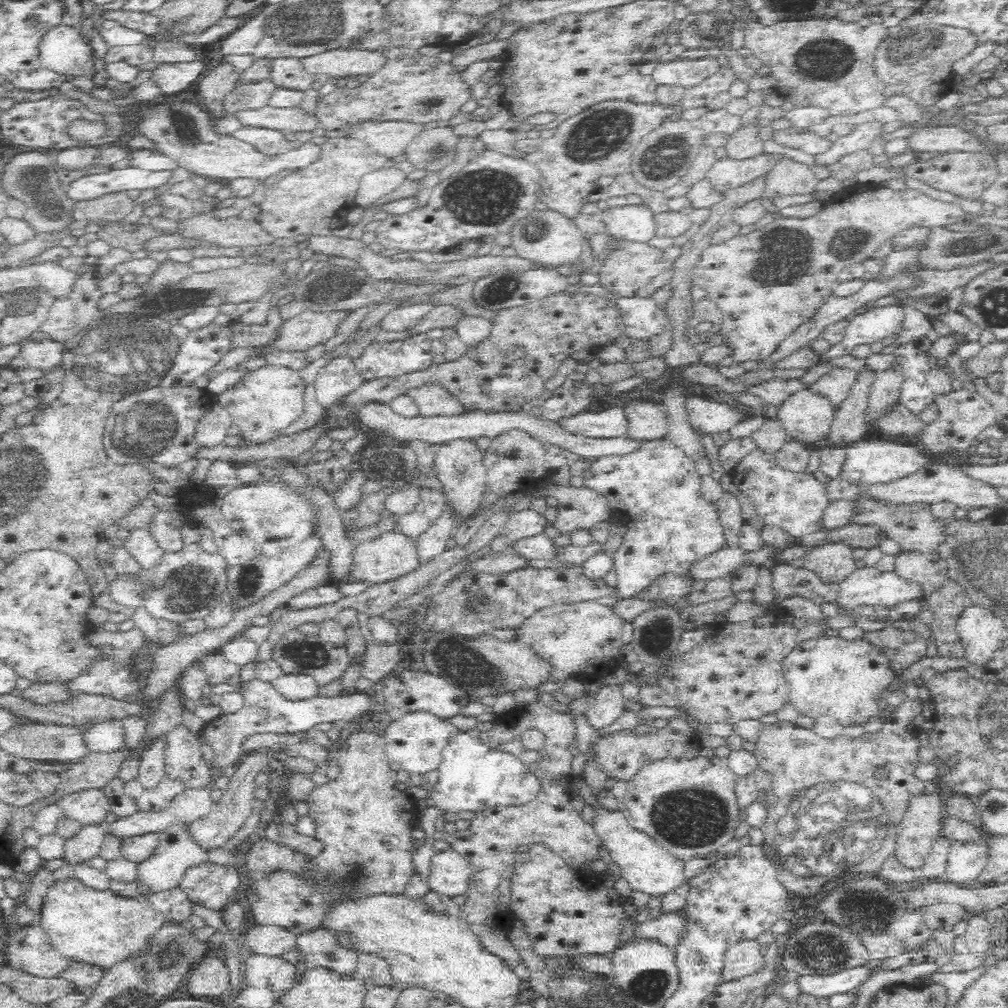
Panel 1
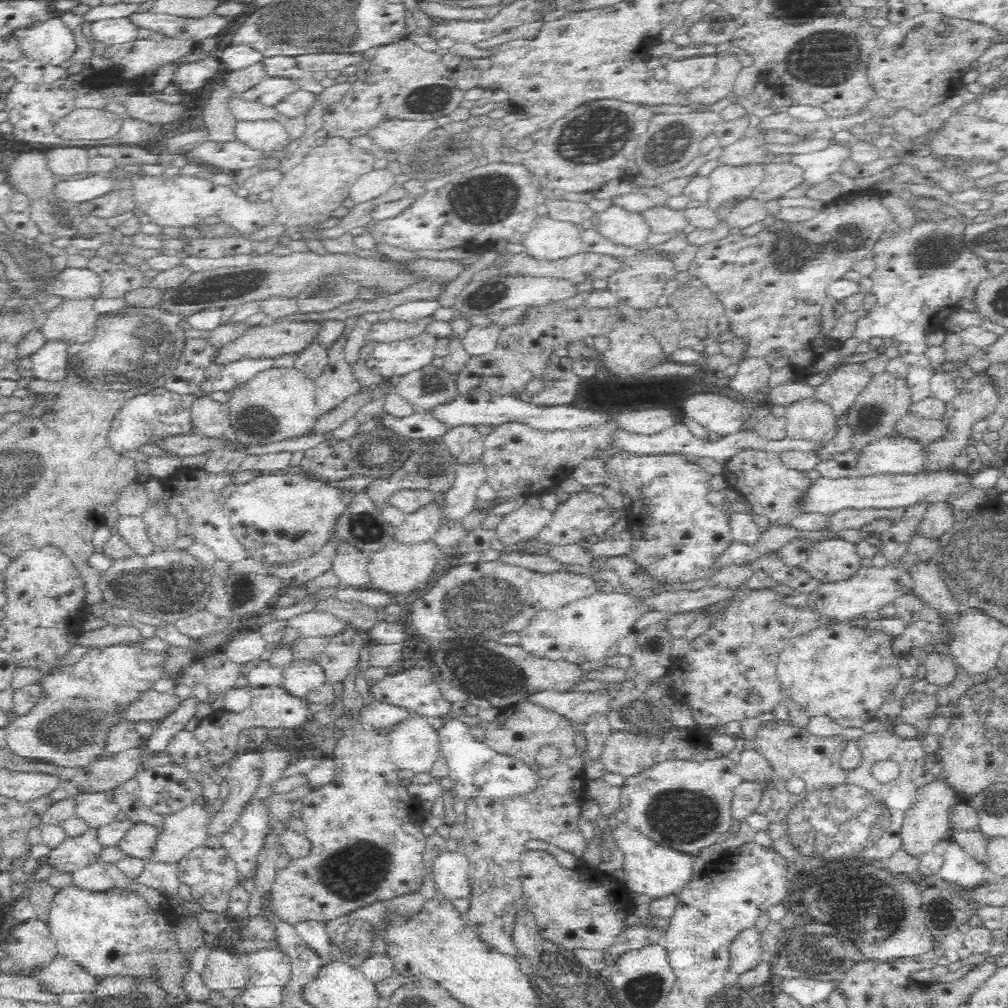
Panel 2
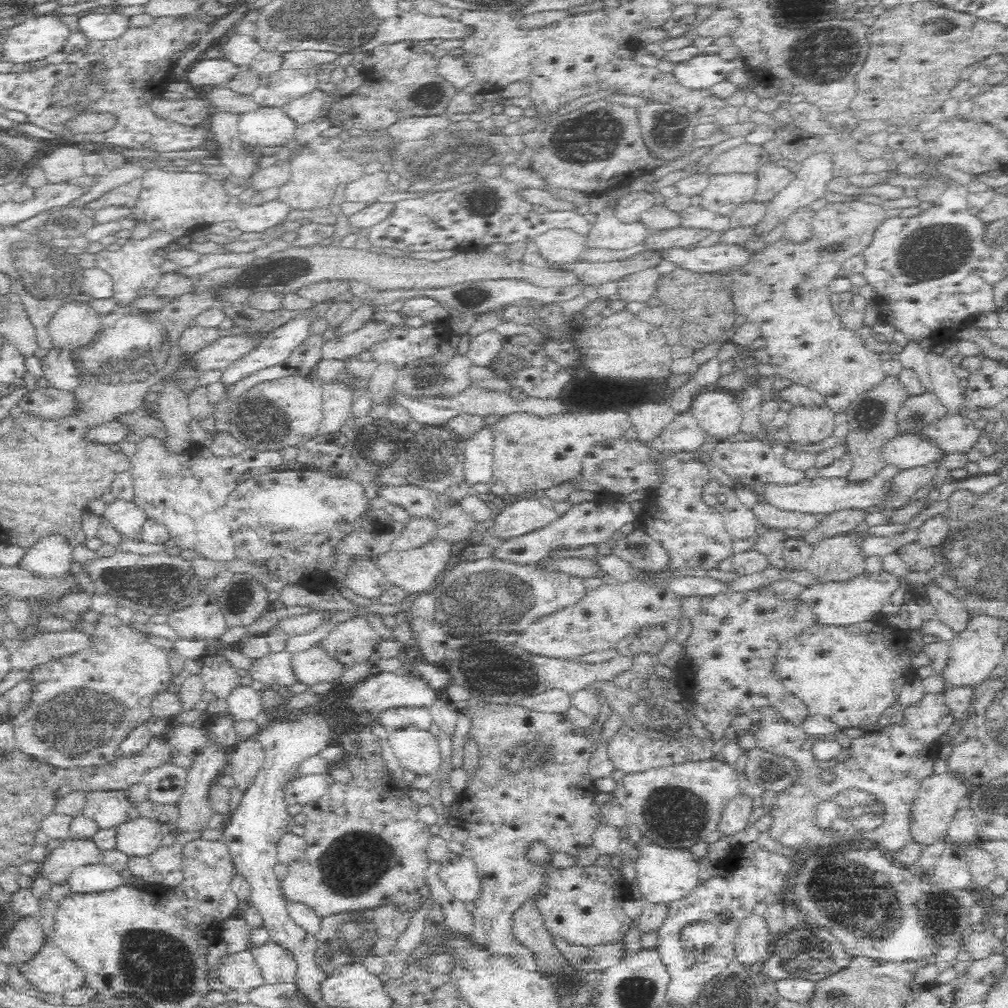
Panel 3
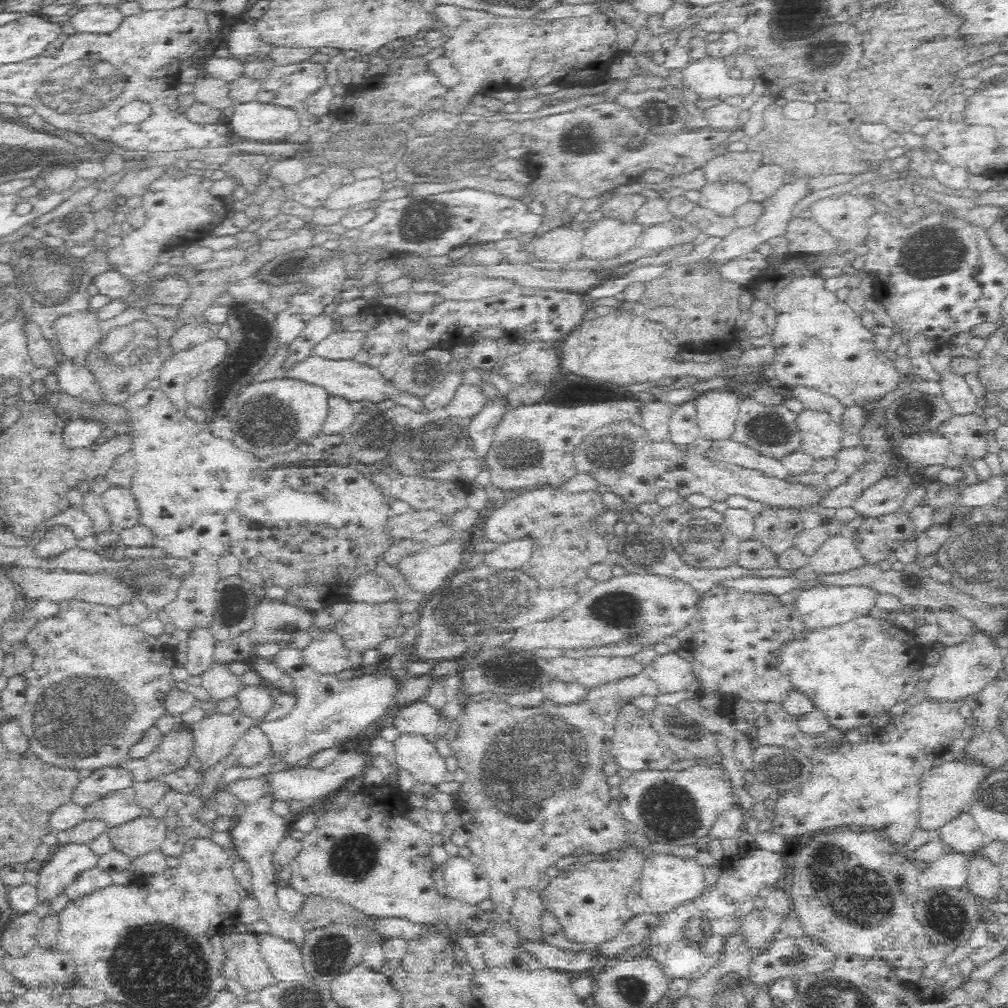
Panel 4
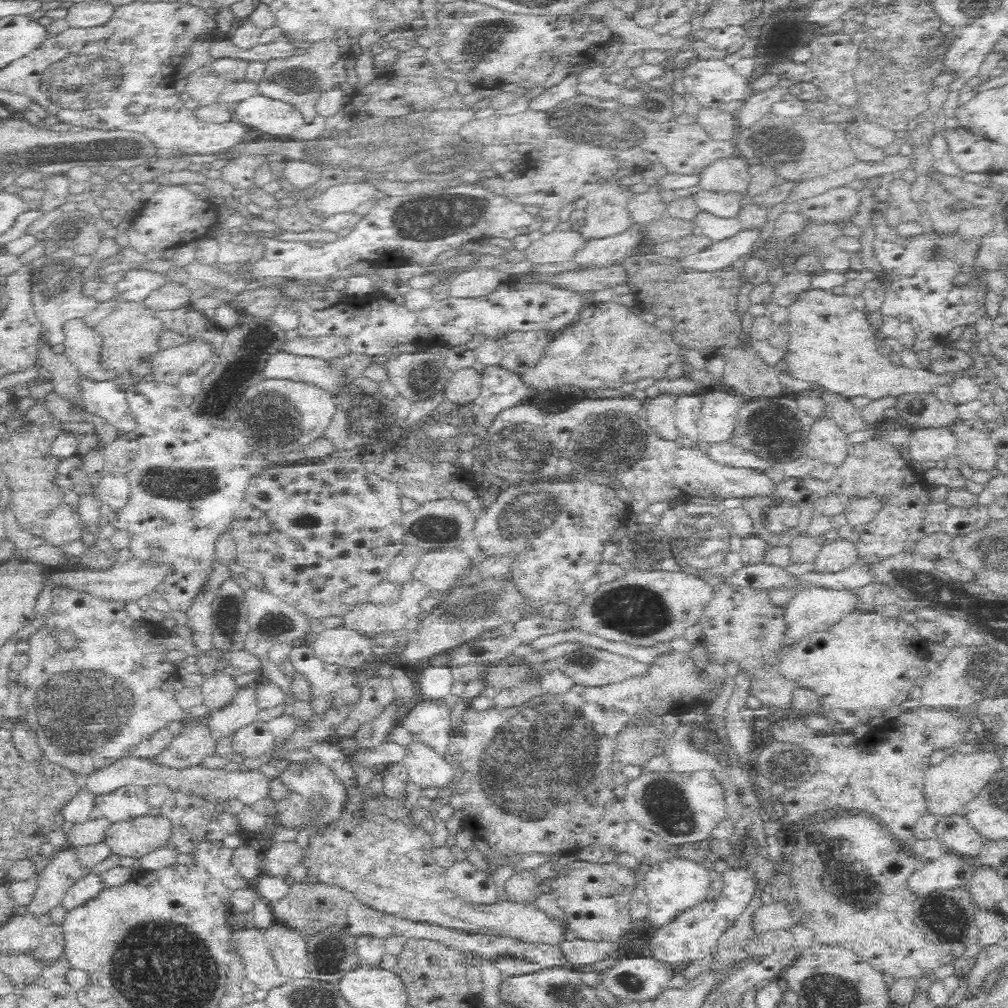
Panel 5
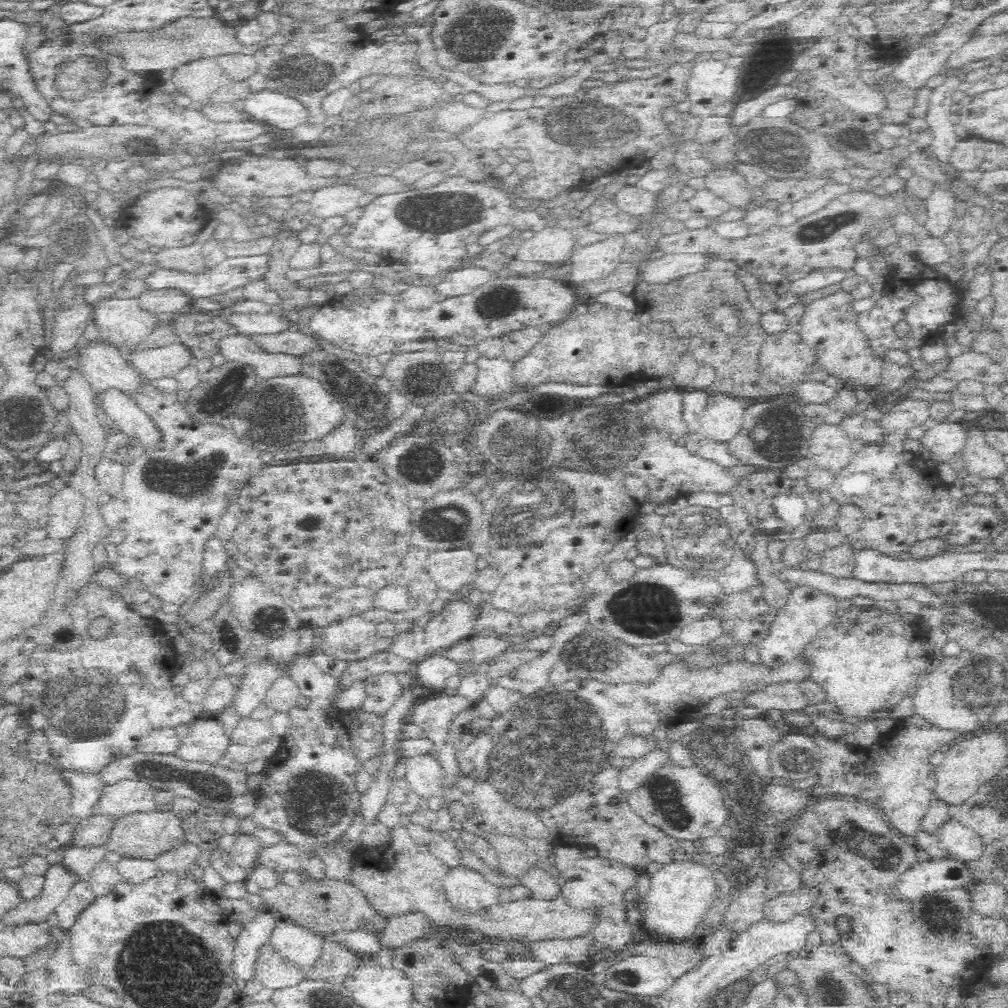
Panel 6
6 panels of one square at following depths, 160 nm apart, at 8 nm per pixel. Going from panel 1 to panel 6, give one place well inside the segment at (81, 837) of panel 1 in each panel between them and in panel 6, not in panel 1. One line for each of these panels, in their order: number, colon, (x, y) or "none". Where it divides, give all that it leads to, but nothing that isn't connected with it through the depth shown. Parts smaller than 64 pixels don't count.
2: (74, 853)
3: (58, 864)
4: (69, 861)
5: (62, 871)
6: (55, 890)

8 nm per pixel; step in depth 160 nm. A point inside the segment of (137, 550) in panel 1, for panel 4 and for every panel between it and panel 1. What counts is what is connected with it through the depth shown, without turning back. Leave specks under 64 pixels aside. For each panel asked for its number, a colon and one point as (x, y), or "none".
2: (131, 528)
3: (125, 516)
4: (120, 505)

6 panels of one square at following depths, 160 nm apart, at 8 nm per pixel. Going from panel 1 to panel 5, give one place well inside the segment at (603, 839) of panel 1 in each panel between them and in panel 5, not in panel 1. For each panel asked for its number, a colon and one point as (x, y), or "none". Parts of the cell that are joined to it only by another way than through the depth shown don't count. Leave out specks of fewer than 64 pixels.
2: (658, 871)
3: (665, 875)
4: (667, 882)
5: (674, 886)

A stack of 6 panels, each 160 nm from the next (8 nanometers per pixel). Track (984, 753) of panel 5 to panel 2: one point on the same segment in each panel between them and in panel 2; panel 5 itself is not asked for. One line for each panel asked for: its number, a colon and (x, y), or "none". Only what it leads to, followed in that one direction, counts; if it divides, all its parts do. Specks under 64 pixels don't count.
2: (926, 823)
3: (938, 796)
4: (948, 790)

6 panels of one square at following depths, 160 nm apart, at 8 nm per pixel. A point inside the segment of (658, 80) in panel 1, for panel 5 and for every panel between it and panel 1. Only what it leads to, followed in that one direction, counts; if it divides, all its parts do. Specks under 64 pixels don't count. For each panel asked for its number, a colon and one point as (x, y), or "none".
2: (692, 72)
3: (701, 72)
4: (708, 77)
5: (708, 80)

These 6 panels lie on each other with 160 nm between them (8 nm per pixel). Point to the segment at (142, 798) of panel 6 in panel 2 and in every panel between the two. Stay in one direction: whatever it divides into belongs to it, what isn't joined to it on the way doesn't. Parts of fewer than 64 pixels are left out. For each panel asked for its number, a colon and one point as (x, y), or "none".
2: (98, 809)
3: (109, 808)
4: (117, 808)
5: (129, 801)

